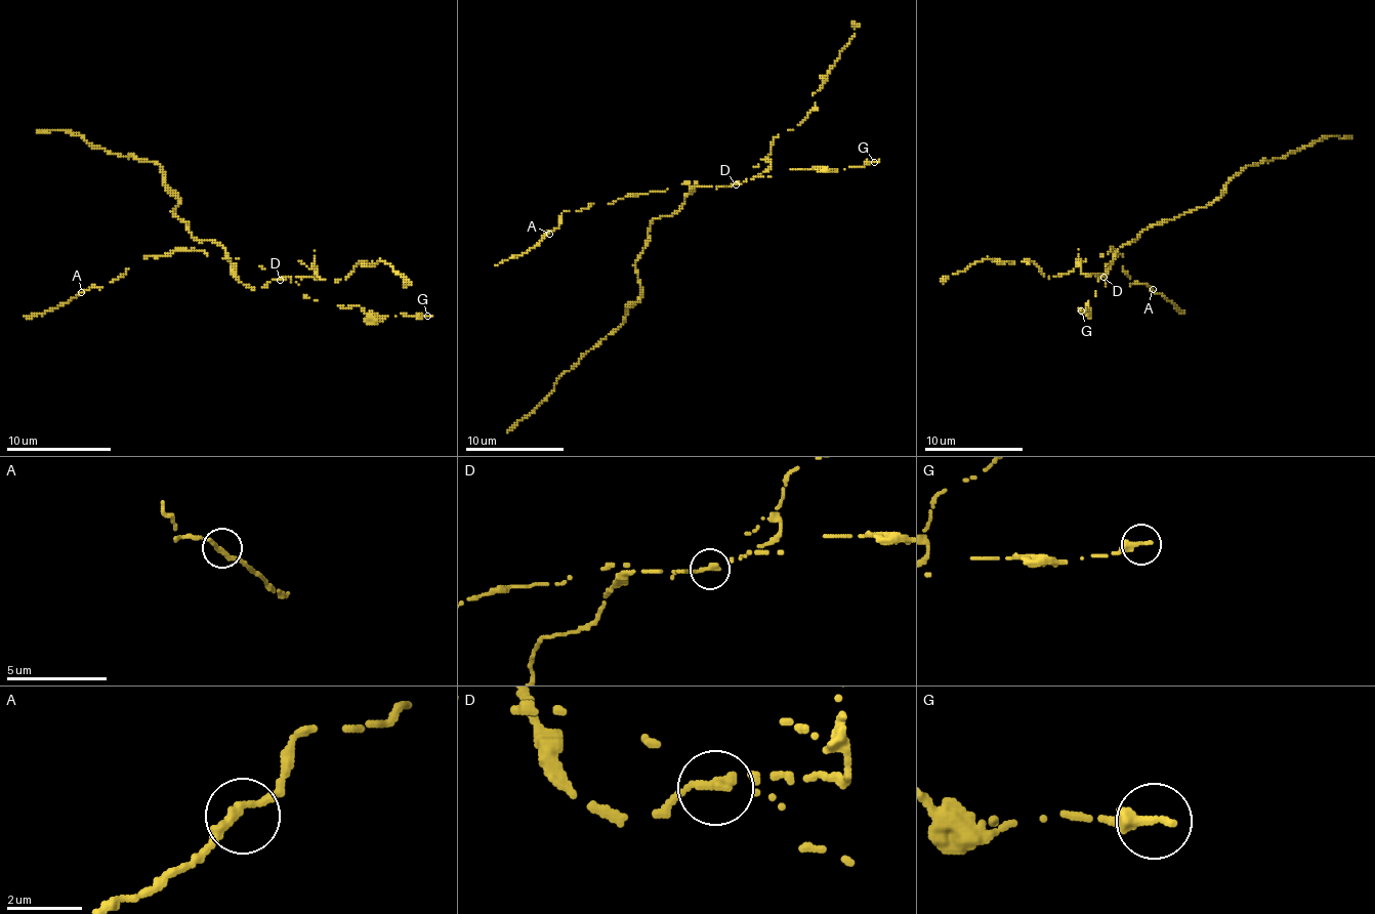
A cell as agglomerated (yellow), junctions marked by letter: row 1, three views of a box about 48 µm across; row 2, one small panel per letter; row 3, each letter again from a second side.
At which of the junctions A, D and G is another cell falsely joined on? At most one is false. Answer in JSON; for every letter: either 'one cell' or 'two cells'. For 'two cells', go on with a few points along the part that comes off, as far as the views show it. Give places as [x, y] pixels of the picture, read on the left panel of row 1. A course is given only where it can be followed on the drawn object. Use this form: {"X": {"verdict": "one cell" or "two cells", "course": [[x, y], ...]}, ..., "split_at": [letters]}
{"A": {"verdict": "one cell"}, "D": {"verdict": "two cells", "course": [[281, 280], [246, 287], [225, 248], [192, 235], [173, 214], [178, 201], [157, 164], [37, 130]]}, "G": {"verdict": "one cell"}, "split_at": ["D"]}

